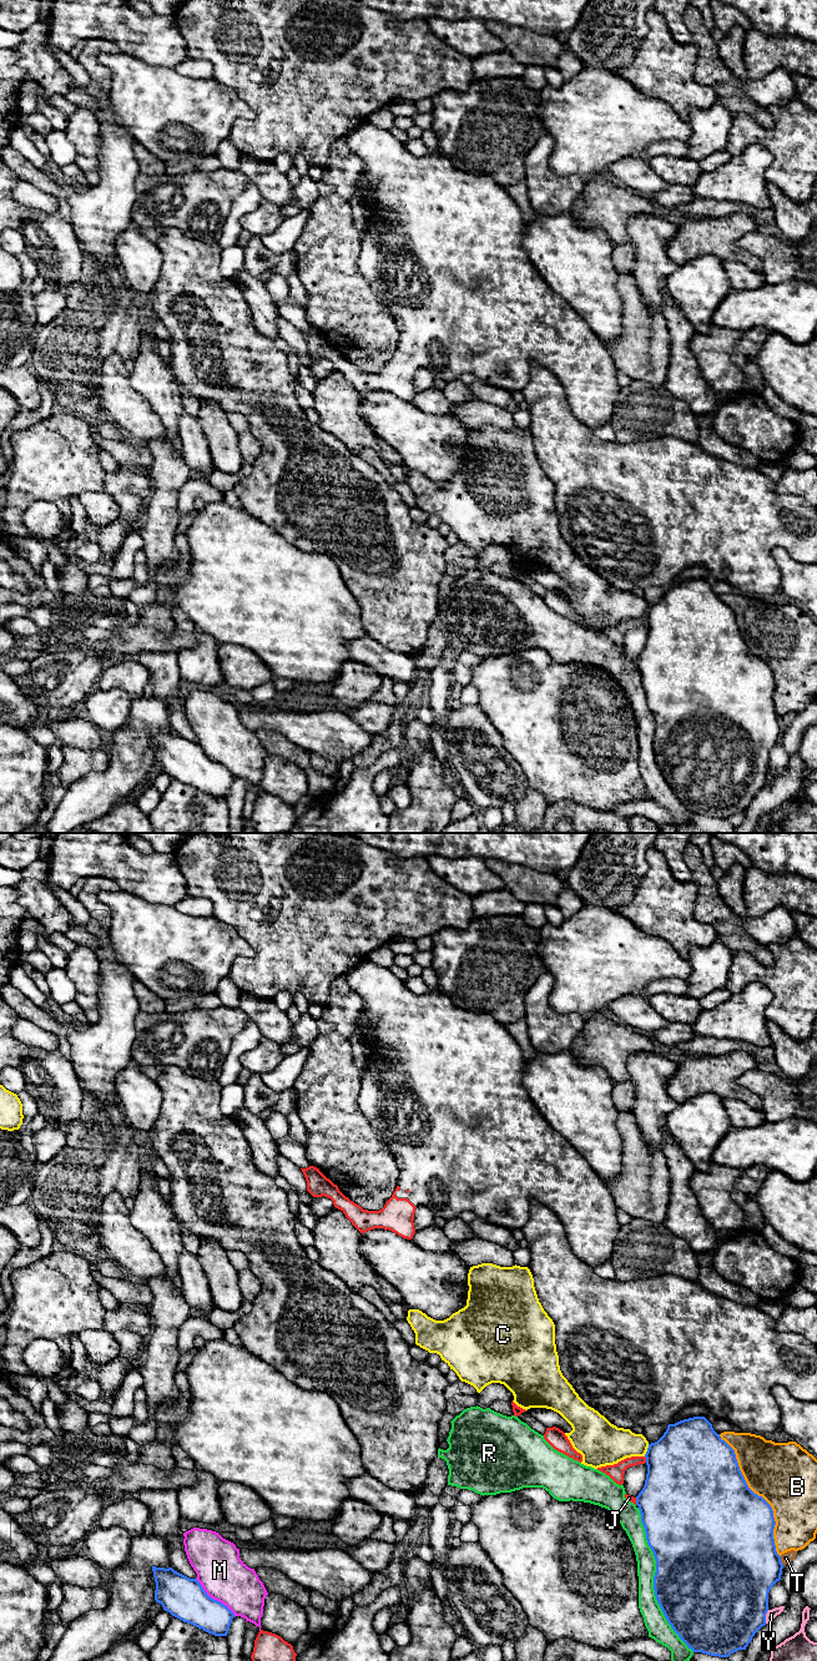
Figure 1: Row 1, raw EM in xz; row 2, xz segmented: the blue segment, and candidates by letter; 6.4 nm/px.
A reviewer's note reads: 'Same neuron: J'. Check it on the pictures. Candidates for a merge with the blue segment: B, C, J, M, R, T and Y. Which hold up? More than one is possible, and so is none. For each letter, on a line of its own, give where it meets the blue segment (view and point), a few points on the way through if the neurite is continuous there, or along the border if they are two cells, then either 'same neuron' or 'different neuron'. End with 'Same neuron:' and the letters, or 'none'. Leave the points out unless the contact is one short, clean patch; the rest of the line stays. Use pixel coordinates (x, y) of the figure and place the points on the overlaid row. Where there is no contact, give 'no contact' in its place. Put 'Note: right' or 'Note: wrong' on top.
Note: wrong
B: xz (757, 1495) | different neuron
C: xz (647, 1450) | along xz (649, 1444), (644, 1455) | different neuron
J: xz (646, 1459) | different neuron
M: xz (212, 1599) | different neuron
R: xz (654, 1580) | different neuron
T: xz (780, 1560) | different neuron
Y: xz (765, 1616) | different neuron
Same neuron: none

